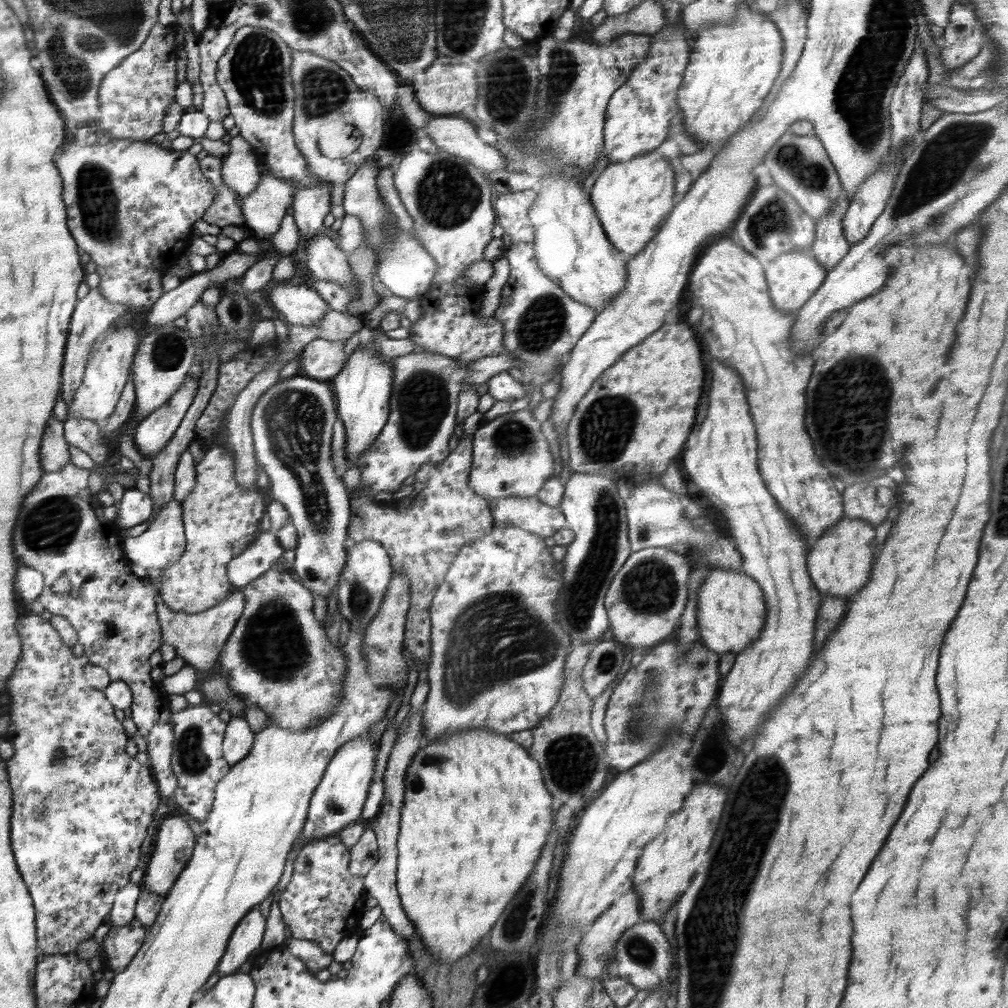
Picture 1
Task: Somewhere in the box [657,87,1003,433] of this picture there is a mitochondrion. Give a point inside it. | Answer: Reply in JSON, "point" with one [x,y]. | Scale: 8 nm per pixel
{"point":[961,151]}

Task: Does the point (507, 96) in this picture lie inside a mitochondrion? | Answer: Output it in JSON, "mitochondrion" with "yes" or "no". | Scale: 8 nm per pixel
{"mitochondrion":"yes"}

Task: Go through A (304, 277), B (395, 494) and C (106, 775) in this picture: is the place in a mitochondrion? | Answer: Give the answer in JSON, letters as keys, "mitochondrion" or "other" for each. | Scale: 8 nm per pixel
{"A":"other","B":"other","C":"other"}

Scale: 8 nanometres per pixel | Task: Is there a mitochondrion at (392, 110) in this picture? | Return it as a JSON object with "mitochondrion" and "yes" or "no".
{"mitochondrion":"no"}

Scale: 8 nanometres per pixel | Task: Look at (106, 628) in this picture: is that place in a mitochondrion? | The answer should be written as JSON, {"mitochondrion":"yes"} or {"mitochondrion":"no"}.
{"mitochondrion":"yes"}

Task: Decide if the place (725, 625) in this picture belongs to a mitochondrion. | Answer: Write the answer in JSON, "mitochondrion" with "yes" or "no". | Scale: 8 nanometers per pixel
{"mitochondrion":"no"}

